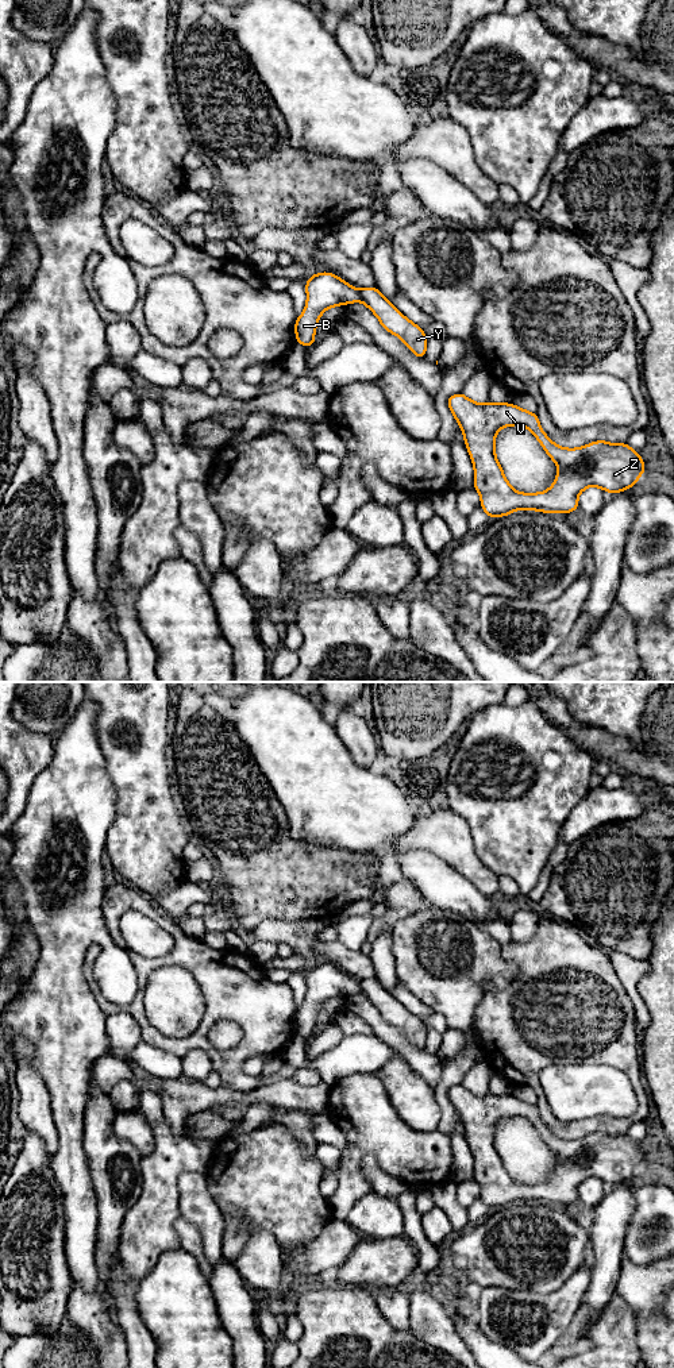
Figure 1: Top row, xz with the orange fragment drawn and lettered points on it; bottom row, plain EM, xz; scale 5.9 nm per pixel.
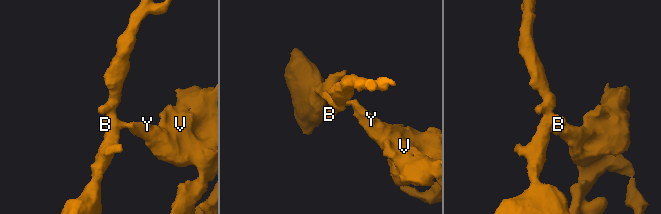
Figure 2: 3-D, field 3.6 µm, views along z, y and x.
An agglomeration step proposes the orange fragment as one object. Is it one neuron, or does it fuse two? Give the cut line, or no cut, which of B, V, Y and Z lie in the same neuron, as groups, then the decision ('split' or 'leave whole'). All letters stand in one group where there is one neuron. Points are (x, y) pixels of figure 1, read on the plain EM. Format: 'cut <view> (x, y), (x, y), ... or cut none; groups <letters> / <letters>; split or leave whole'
cut xz (359, 982), (361, 991); groups B / V Y Z; split

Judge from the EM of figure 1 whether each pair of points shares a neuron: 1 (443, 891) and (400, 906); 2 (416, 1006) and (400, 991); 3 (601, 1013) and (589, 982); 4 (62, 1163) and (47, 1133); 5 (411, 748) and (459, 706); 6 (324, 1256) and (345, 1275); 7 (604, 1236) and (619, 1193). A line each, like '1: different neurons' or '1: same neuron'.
1: same neuron
2: same neuron
3: same neuron
4: different neurons
5: same neuron
6: different neurons
7: same neuron

